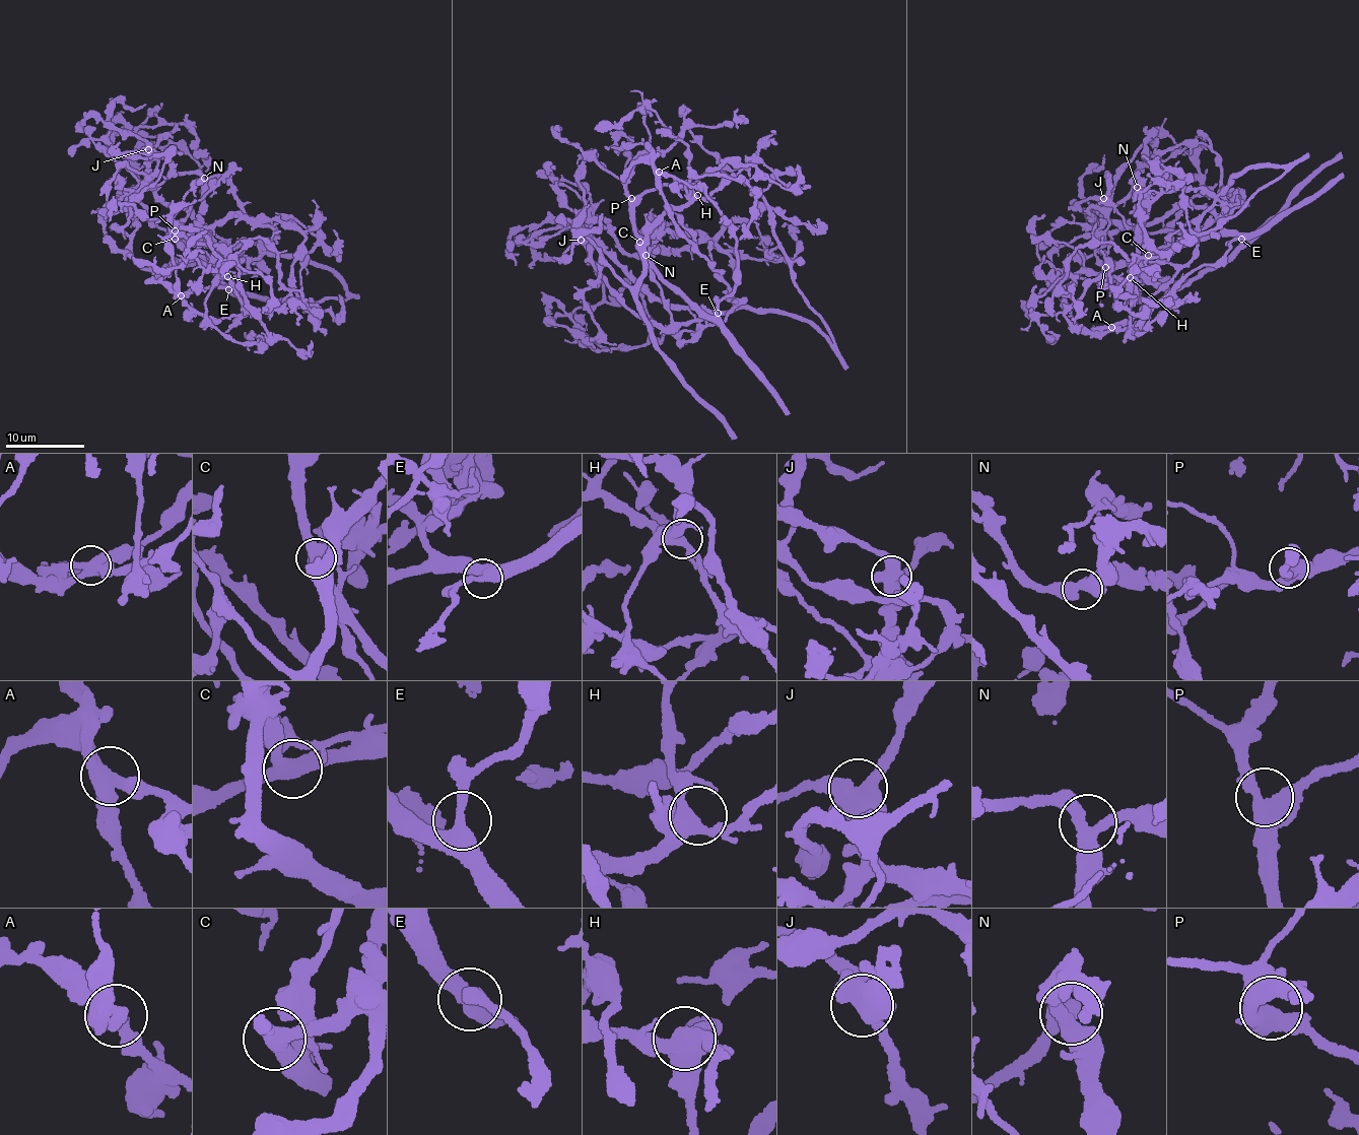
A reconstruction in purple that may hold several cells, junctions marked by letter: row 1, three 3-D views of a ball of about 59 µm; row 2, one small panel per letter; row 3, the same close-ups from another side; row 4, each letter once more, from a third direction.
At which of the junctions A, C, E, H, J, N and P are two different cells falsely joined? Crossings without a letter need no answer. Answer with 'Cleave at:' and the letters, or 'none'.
Cleave at: A, C

